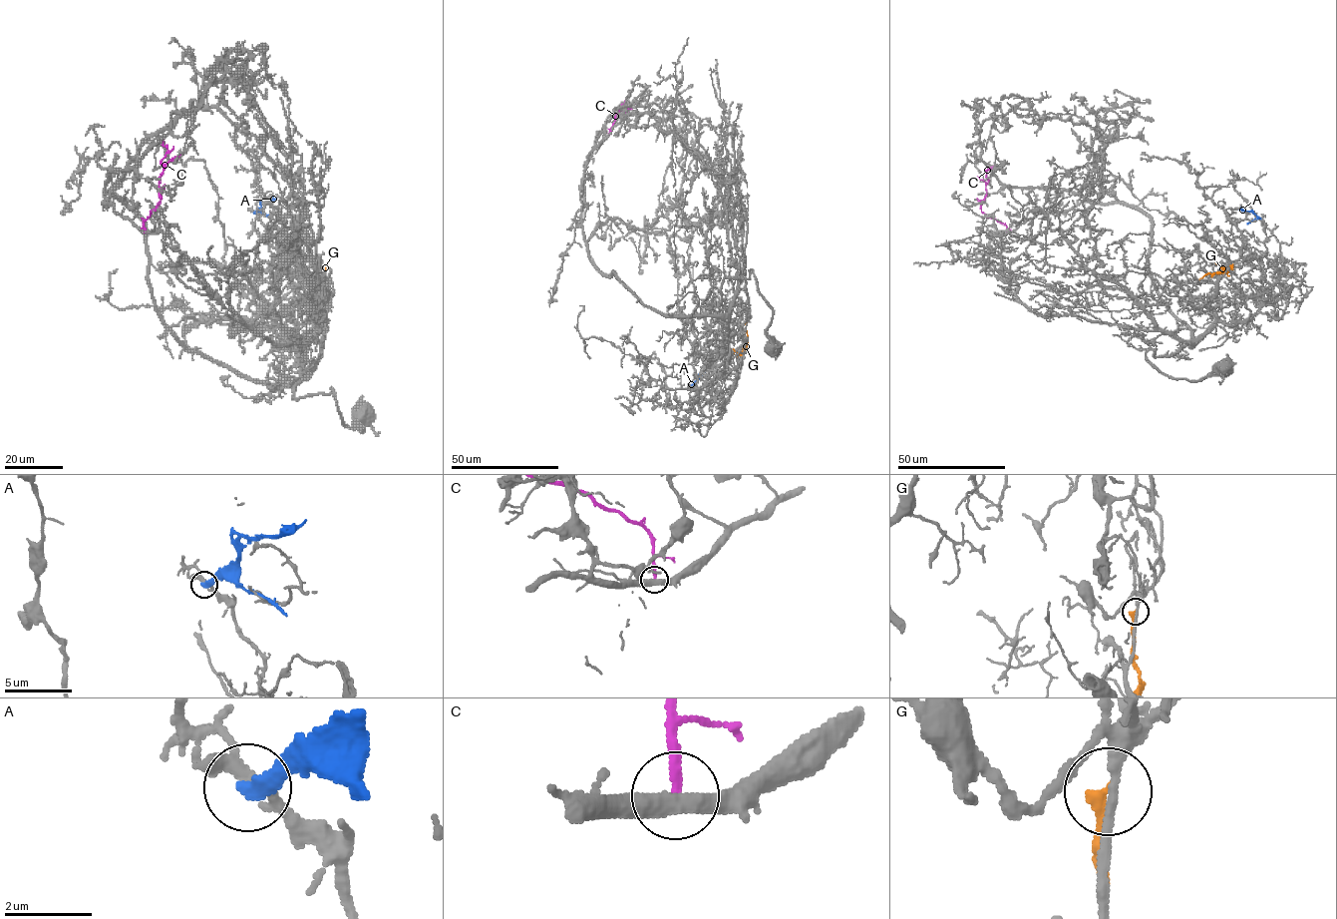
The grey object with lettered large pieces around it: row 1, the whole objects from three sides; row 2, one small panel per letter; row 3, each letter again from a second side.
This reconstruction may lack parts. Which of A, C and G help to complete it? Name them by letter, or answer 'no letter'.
no letter

